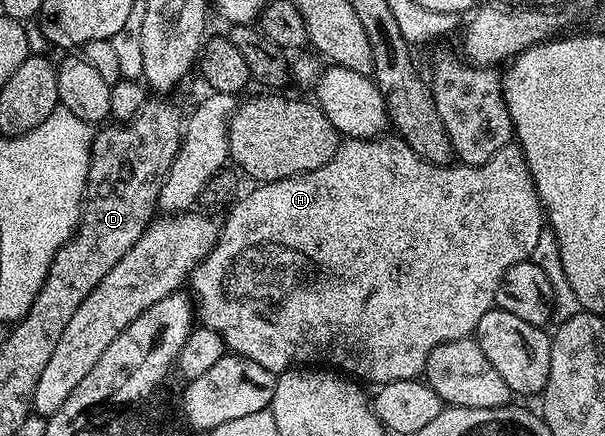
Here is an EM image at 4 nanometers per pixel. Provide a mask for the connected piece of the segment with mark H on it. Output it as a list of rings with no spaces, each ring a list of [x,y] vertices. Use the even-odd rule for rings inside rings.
[[[374,138],[371,140],[351,140],[346,139],[344,143],[337,149],[337,153],[331,158],[331,162],[327,162],[321,168],[316,168],[314,172],[302,172],[299,176],[291,178],[283,178],[282,180],[270,180],[268,182],[258,183],[253,186],[249,193],[242,195],[228,209],[227,215],[224,217],[221,225],[221,233],[215,242],[215,246],[207,254],[207,258],[198,264],[197,269],[191,274],[192,295],[195,297],[195,312],[199,317],[200,323],[206,328],[215,330],[225,340],[226,349],[230,353],[238,356],[246,356],[251,362],[259,362],[259,366],[263,366],[267,370],[271,370],[275,374],[290,371],[294,366],[328,366],[333,370],[340,370],[342,373],[348,374],[350,377],[356,378],[358,381],[374,380],[374,385],[390,384],[396,380],[412,380],[420,377],[425,371],[425,360],[431,354],[431,350],[443,342],[451,342],[452,340],[464,340],[472,337],[479,326],[479,318],[483,318],[483,314],[487,314],[487,310],[491,310],[497,303],[497,291],[504,282],[505,275],[517,263],[528,261],[533,255],[535,246],[539,242],[539,234],[543,230],[543,209],[541,199],[537,197],[537,187],[533,181],[531,170],[525,161],[525,152],[520,144],[510,142],[506,144],[503,150],[499,150],[493,157],[480,166],[446,166],[444,164],[432,164],[423,158],[419,158],[414,152],[405,145],[404,140],[394,138],[394,140],[385,140],[386,138]]]

